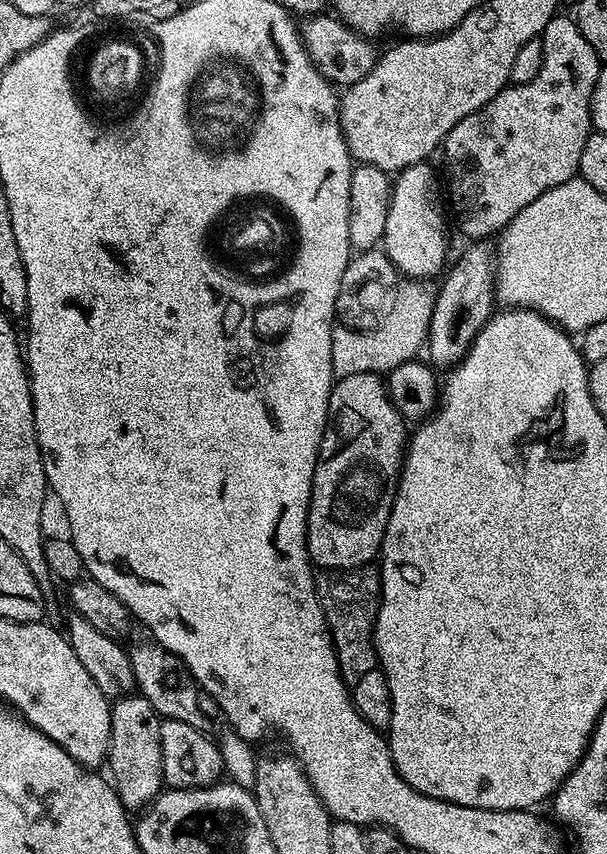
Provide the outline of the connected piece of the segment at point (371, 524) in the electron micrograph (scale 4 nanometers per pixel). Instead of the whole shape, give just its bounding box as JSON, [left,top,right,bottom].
[308,373,406,569]

